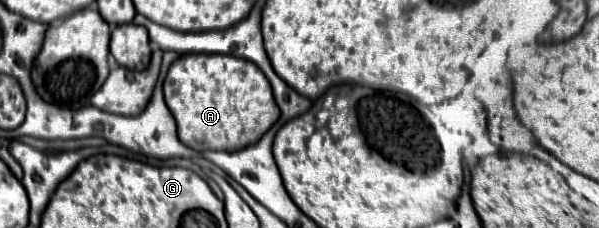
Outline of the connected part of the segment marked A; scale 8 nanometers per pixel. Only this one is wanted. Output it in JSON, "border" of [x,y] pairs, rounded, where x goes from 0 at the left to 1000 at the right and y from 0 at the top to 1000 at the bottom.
{"border":[[[304,237],[277,325],[274,430],[297,544],[297,605],[331,667],[401,658],[414,632],[424,632],[437,588],[451,570],[451,553],[467,509],[467,482],[454,421],[451,360],[441,342],[437,307],[407,254],[374,237]]]}

